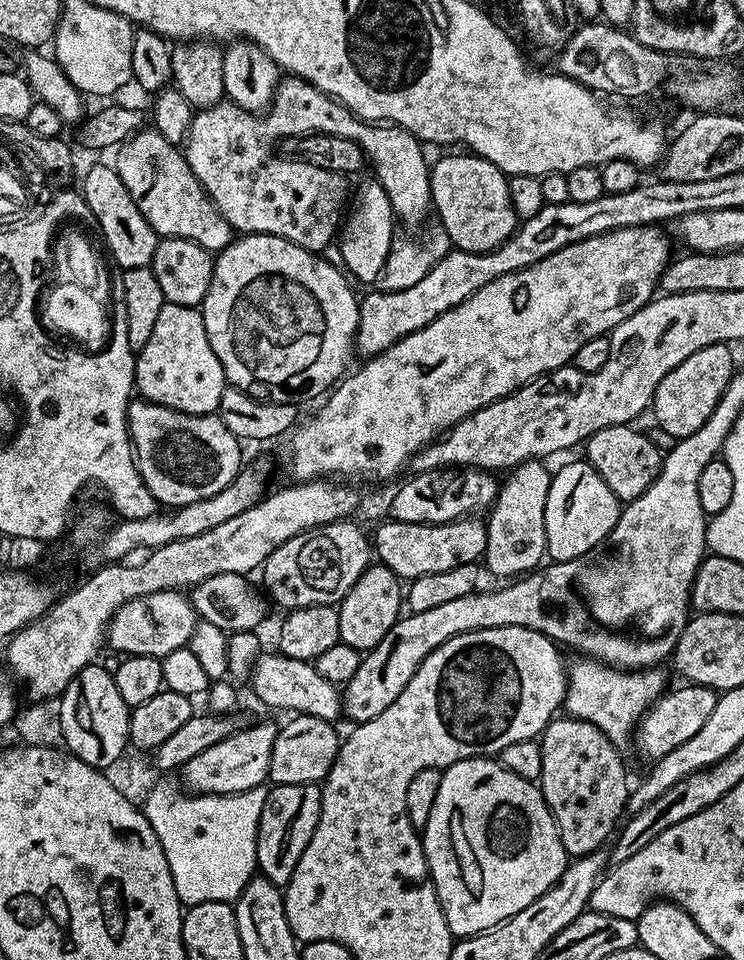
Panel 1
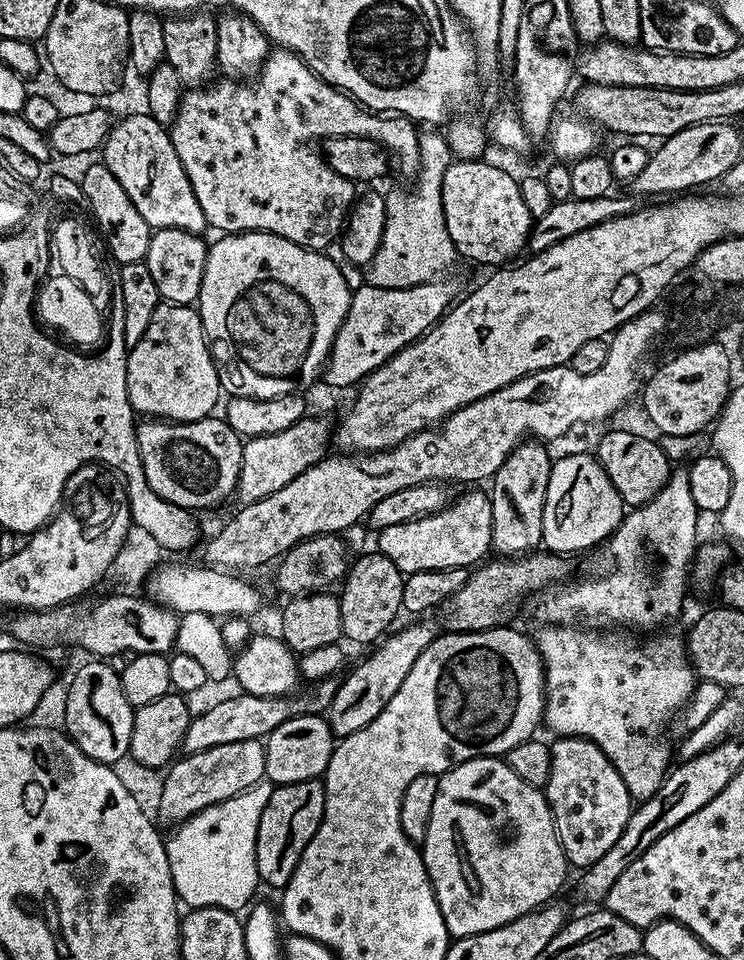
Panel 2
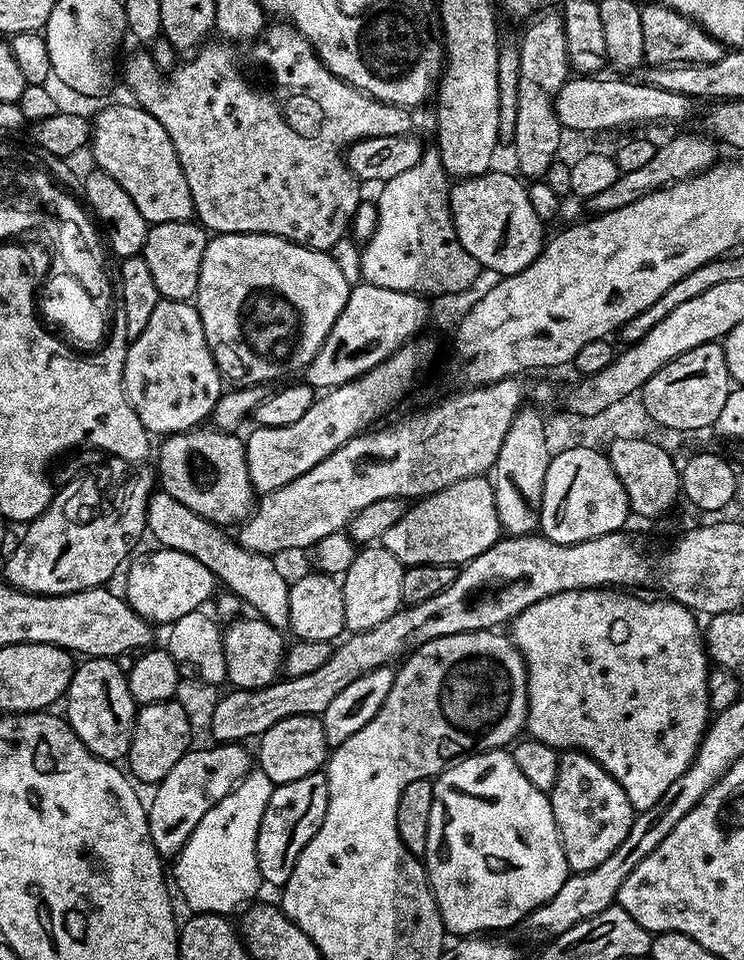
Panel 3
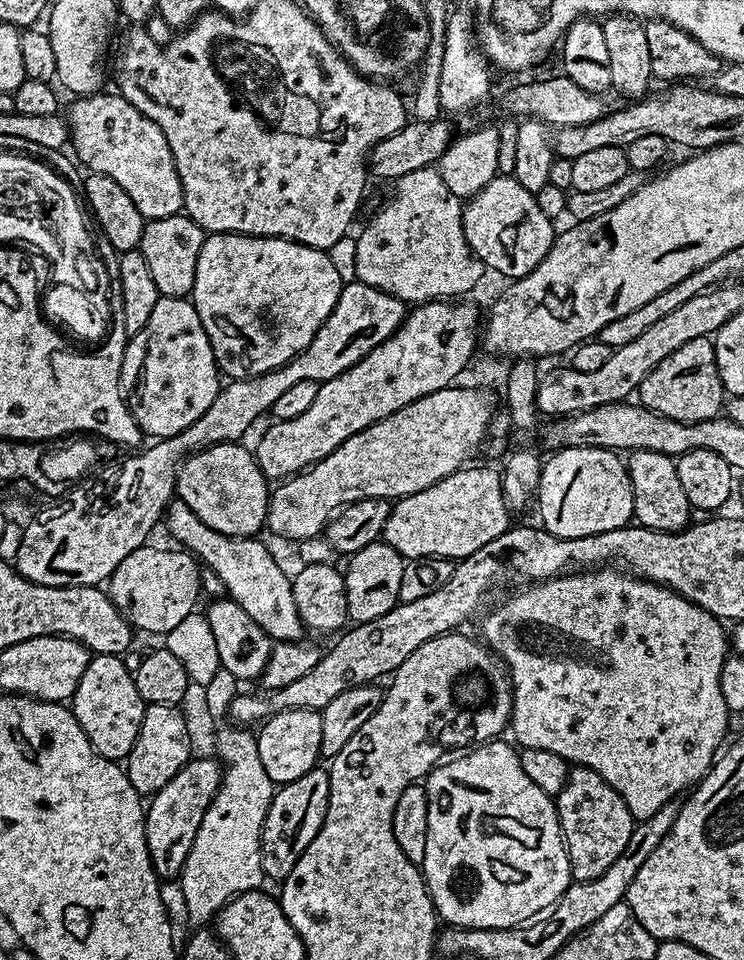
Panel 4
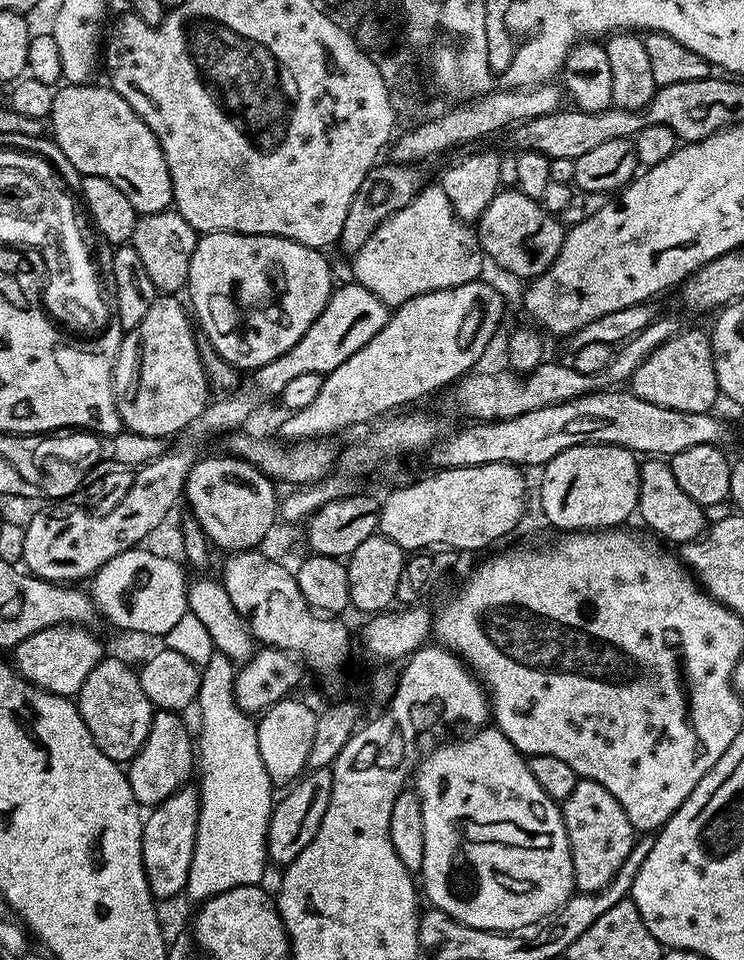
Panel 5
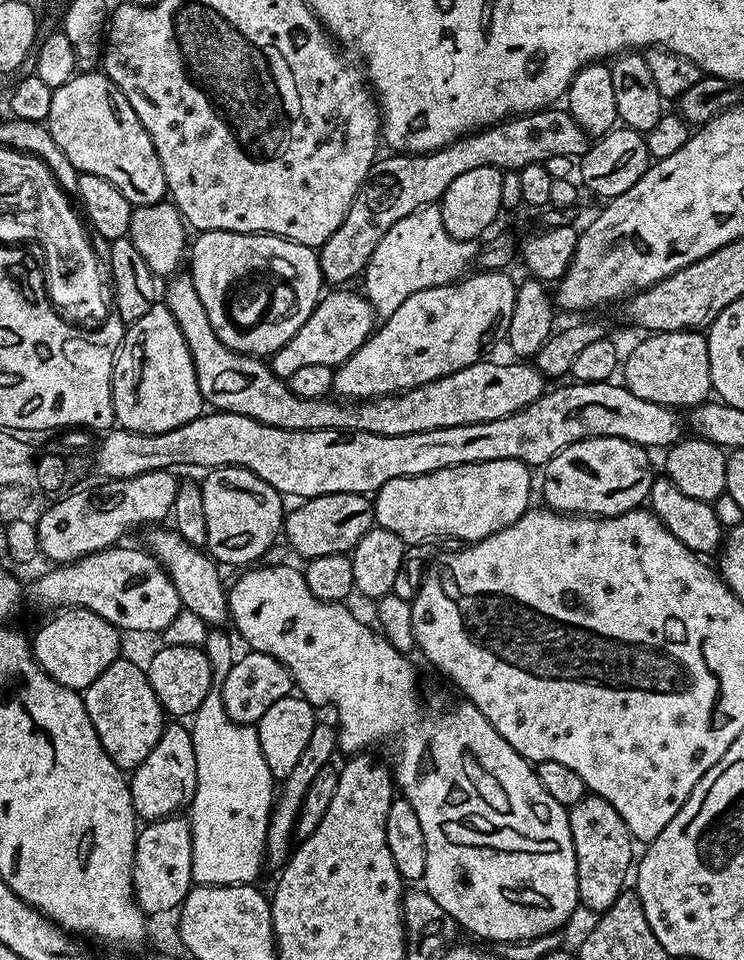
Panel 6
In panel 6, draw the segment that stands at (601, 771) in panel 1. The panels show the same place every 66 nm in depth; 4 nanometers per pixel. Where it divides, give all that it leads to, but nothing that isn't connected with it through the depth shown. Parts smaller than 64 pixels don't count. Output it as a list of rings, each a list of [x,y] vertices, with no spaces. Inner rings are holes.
[[[585,794],[582,802],[568,809],[570,834],[574,842],[574,858],[576,859],[576,877],[578,878],[578,898],[583,907],[588,907],[593,914],[605,912],[626,890],[630,873],[634,868],[632,847],[634,841],[630,830],[626,830],[626,822],[622,822],[622,814],[606,802],[606,798]]]

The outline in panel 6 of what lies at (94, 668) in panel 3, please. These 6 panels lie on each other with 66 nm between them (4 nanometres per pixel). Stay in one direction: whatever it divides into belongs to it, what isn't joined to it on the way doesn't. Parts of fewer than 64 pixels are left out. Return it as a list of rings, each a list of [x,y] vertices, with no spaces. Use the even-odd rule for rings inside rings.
[[[124,659],[115,660],[110,666],[106,666],[106,670],[102,670],[102,674],[98,674],[98,678],[94,678],[94,682],[90,682],[88,688],[83,689],[82,695],[86,714],[90,714],[90,722],[98,734],[106,754],[110,754],[112,761],[121,770],[135,770],[144,761],[146,754],[150,754],[150,750],[154,750],[154,742],[158,742],[166,723],[166,713],[150,686],[147,671],[134,665],[133,662]]]

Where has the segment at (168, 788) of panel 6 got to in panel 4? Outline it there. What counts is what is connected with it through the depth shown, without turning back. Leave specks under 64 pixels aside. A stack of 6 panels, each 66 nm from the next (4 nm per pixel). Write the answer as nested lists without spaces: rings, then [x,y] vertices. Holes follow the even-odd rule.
[[[149,704],[145,707],[138,738],[126,758],[130,786],[142,798],[151,798],[170,778],[174,778],[191,757],[190,741],[186,734],[181,709],[175,704]]]

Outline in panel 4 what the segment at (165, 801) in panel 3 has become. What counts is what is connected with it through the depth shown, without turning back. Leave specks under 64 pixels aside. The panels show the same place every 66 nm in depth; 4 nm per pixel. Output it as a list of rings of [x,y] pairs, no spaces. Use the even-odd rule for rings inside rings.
[[[214,758],[189,759],[182,770],[162,786],[147,801],[144,813],[144,829],[146,830],[146,846],[150,854],[150,862],[161,881],[179,877],[185,866],[186,858],[192,849],[194,838],[197,837],[198,826],[216,796],[223,780],[223,769]]]

